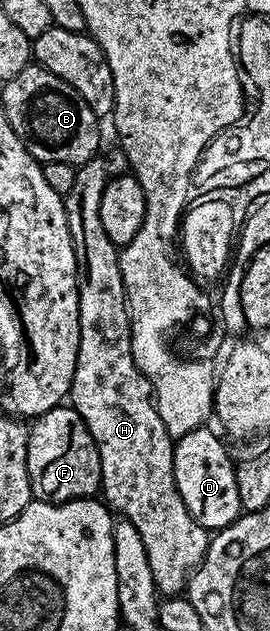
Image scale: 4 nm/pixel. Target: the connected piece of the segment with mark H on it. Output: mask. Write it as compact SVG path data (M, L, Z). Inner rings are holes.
M102 156L78 166L73 187L65 195L67 226L75 248L75 272L79 274L79 346L77 363L71 380L69 404L77 410L89 427L89 435L97 442L101 459L101 497L116 514L137 527L141 543L145 543L145 555L149 555L149 568L153 570L153 583L160 594L179 595L187 588L187 578L207 554L208 530L203 529L189 515L173 475L173 438L165 431L165 423L159 414L159 406L153 396L147 376L137 367L131 354L131 316L127 310L127 292L121 279L119 249L105 235L101 223L101 191L109 180L107 165Z

